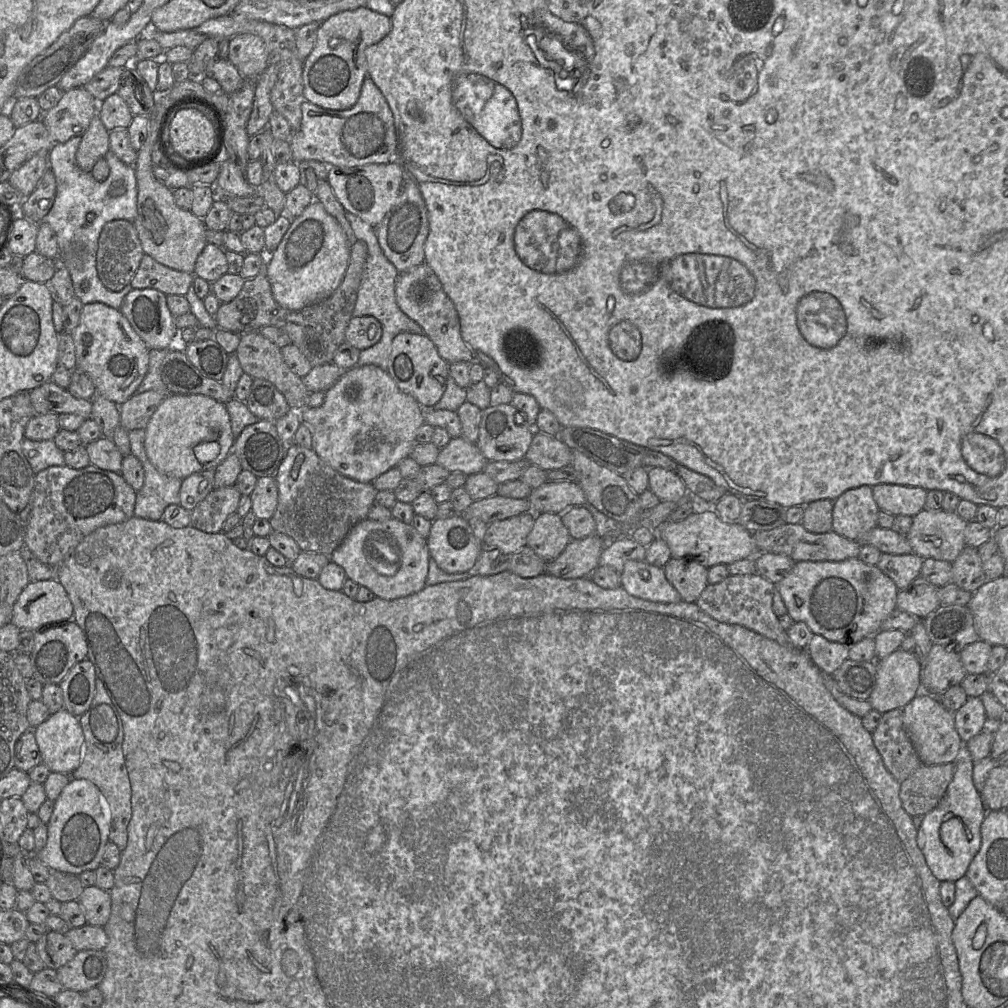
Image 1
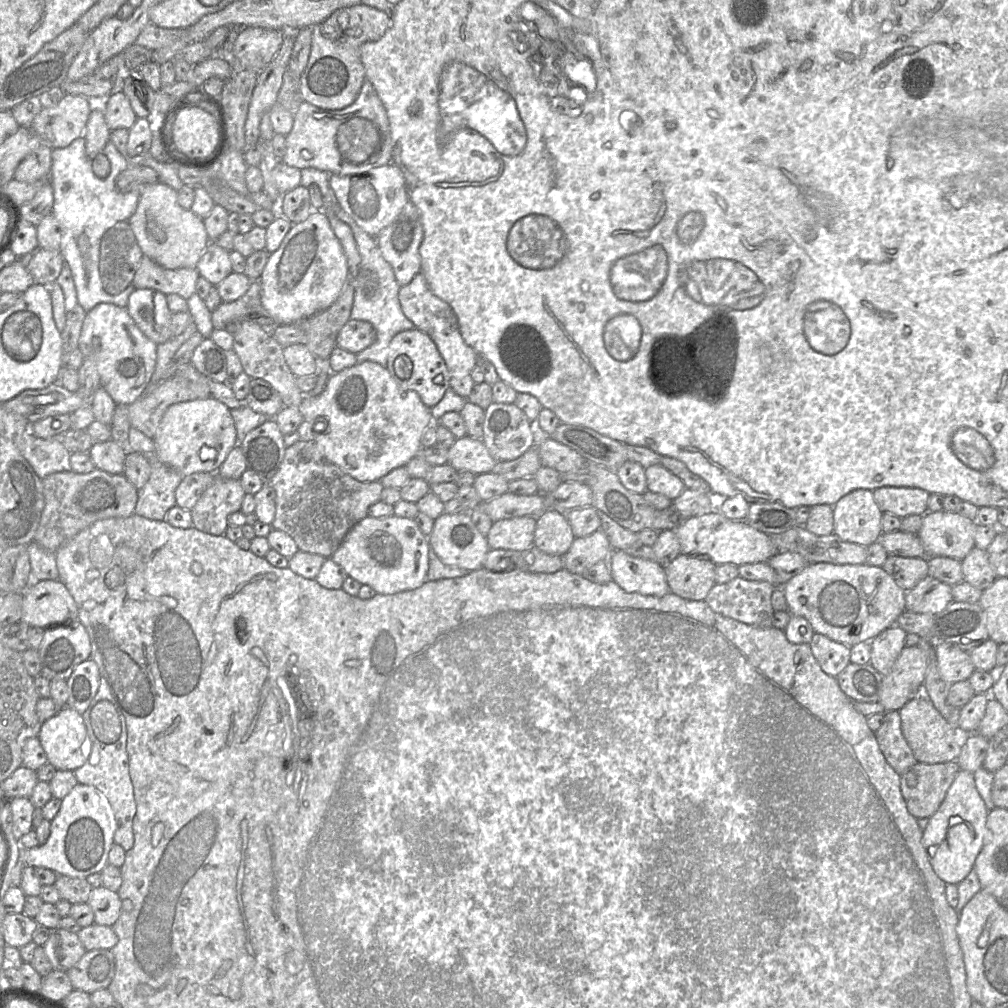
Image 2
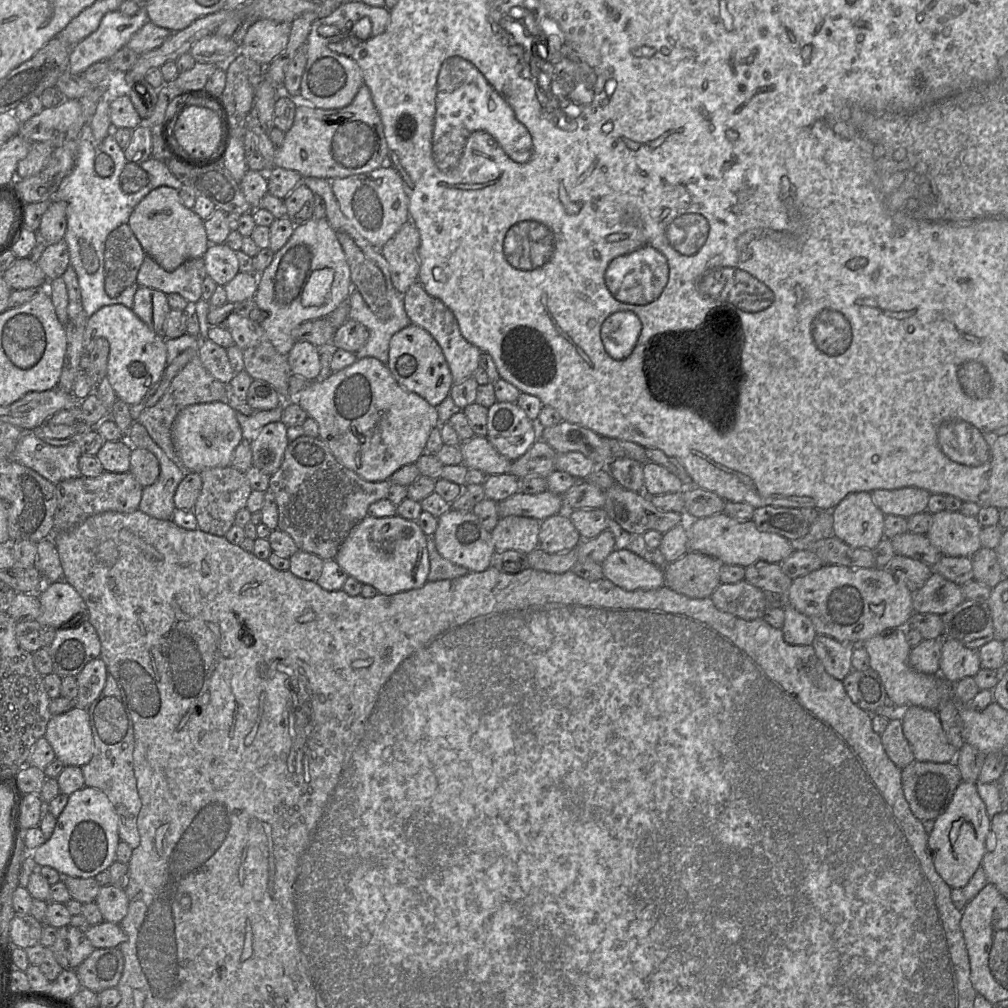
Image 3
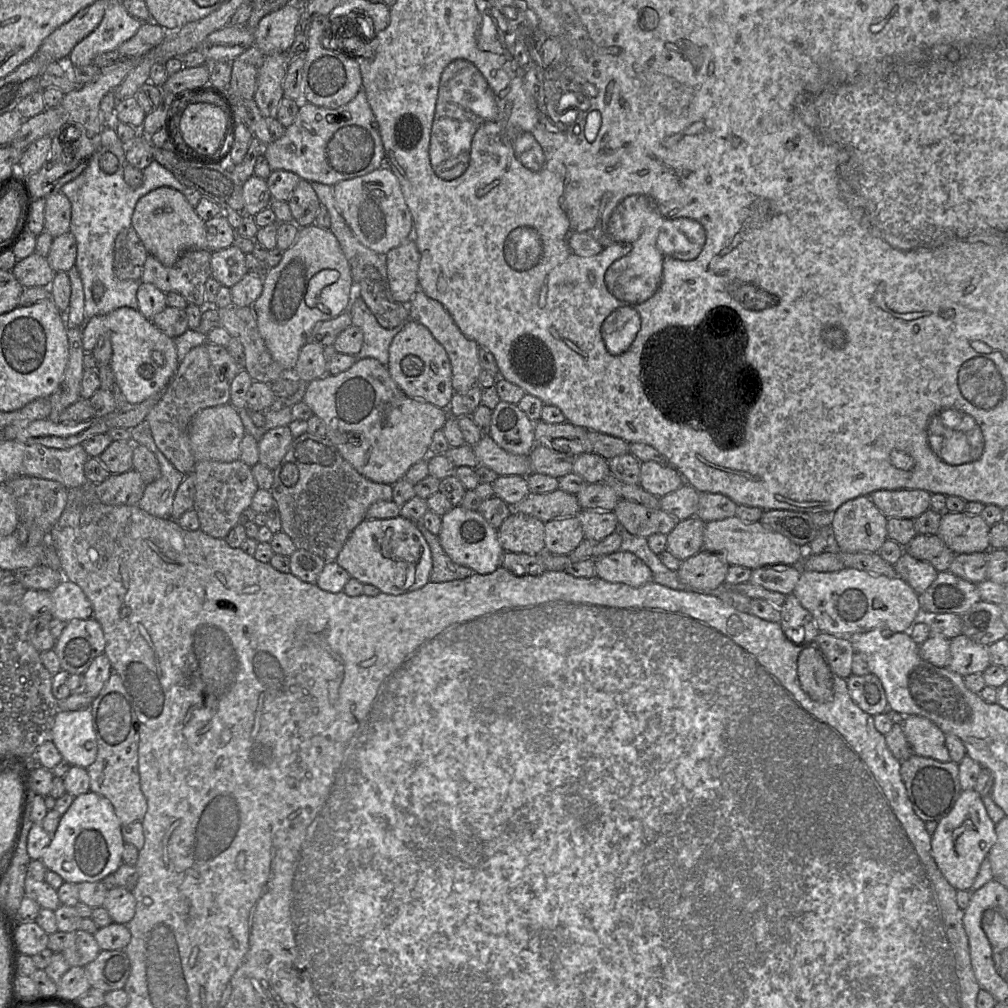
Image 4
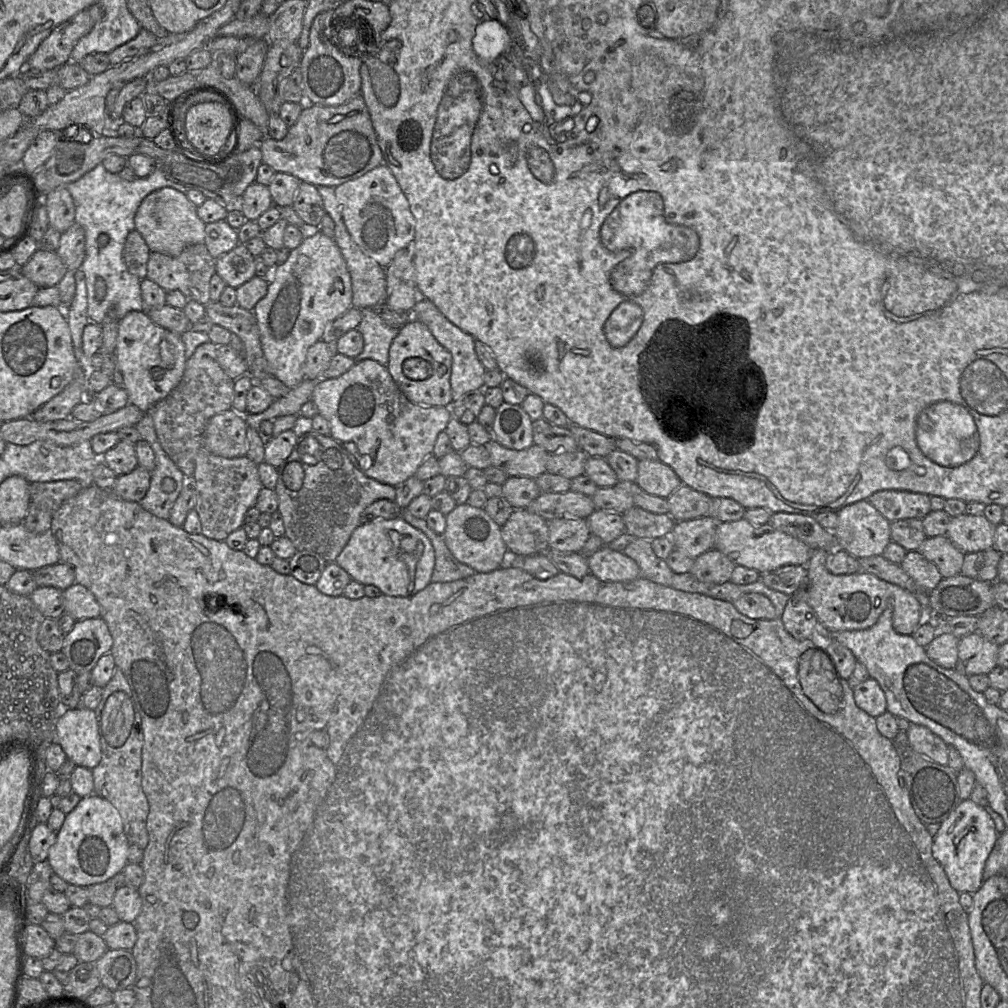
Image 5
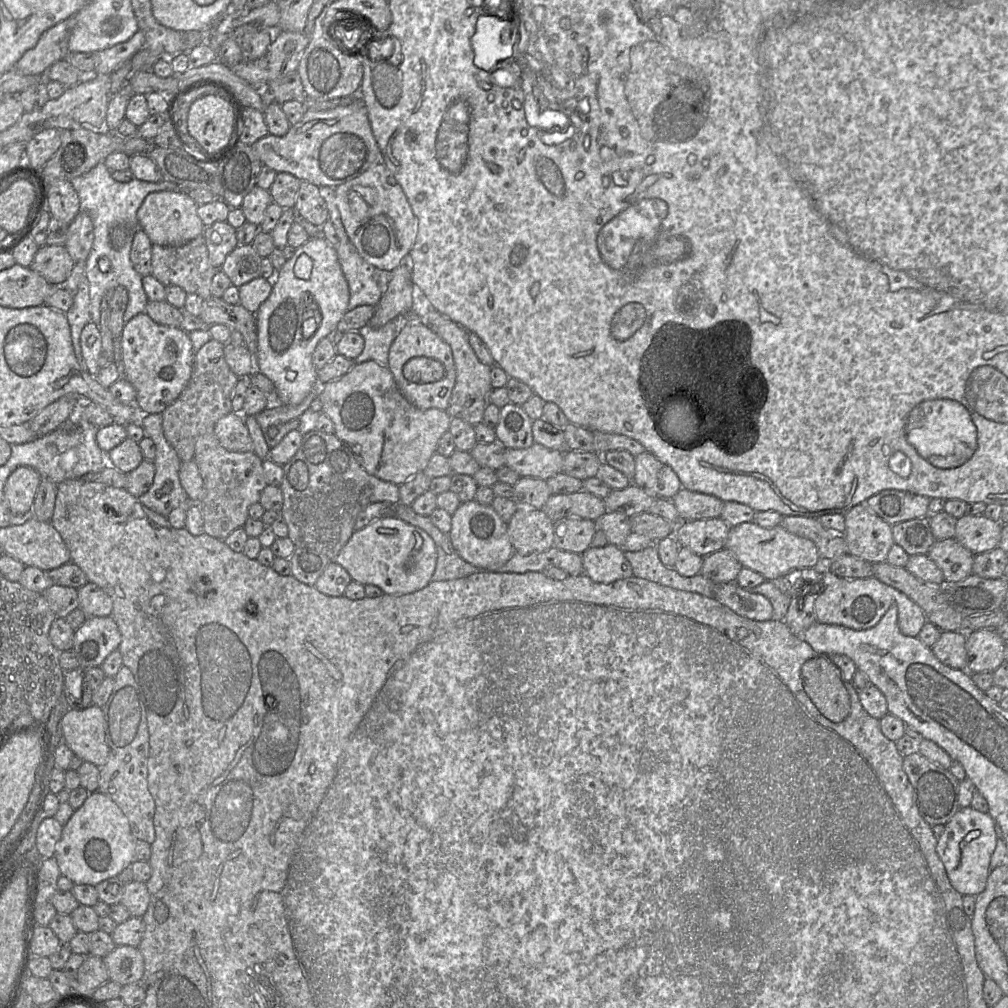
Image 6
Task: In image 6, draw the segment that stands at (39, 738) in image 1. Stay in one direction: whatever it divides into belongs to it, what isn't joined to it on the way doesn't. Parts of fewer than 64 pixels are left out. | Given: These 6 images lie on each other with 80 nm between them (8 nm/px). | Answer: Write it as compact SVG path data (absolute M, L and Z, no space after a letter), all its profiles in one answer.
M101 707L69 708L61 720L62 741L84 762L103 767L109 756Z

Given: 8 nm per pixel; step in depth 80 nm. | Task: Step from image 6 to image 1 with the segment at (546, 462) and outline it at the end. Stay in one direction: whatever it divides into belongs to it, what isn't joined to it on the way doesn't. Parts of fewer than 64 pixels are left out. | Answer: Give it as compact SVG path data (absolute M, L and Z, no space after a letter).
M463 437L452 438L440 449L436 464L449 472L461 471L465 475L482 472L487 459L483 456L475 443Z

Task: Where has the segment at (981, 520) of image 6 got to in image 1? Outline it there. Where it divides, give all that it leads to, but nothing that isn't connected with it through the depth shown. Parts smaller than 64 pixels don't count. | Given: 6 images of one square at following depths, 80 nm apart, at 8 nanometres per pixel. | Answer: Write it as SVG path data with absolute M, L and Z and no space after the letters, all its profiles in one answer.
M924 508L913 516L912 526L906 538L912 548L912 553L923 558L932 558L952 563L965 548L964 531L968 522L956 512L944 510L929 510Z

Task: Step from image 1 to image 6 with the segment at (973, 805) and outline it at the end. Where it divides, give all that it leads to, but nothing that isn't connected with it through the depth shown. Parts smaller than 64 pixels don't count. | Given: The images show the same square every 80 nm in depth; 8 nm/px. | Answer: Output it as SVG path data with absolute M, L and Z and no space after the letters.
M971 806L960 808L945 824L945 830L937 841L937 853L945 866L950 883L963 896L976 896L986 888L991 856L997 840L993 818Z

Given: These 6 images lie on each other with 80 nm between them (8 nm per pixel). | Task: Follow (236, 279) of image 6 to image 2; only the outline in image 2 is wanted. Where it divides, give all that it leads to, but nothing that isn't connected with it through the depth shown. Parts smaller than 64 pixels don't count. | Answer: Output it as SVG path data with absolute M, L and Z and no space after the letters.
M210 242L196 265L199 275L214 286L219 284L233 272L229 253L230 251Z

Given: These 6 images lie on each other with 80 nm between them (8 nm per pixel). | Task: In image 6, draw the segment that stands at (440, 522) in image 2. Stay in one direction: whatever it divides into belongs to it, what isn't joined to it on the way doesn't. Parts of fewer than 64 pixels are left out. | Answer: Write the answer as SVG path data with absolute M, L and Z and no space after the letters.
M476 500L462 502L452 514L449 537L454 549L466 562L478 568L497 569L515 553L508 535L508 525L491 505L482 505Z

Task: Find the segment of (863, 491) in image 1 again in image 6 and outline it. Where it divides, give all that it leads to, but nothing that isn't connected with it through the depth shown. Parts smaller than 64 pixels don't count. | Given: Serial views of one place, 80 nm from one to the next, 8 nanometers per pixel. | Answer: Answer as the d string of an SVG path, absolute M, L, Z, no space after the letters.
M865 503L844 514L845 531L841 534L848 554L869 563L885 562L894 544L892 526L877 516Z

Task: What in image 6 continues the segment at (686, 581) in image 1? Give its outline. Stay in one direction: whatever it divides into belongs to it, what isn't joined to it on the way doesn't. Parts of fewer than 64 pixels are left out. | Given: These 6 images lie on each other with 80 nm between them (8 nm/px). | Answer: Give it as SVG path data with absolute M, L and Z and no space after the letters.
M722 549L703 557L700 574L715 584L736 582L742 564L728 549Z

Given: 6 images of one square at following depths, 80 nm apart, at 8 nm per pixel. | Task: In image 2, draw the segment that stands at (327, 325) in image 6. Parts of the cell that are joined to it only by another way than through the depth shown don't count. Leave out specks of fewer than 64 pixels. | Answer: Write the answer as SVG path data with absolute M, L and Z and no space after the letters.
M312 210L309 217L292 224L279 248L270 253L259 278L261 302L275 325L293 324L331 306L349 279L343 248L323 210Z

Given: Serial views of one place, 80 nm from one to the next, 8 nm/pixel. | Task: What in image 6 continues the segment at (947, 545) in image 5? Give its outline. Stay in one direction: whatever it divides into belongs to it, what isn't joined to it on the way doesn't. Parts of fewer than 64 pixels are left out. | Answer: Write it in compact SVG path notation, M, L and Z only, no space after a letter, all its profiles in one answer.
M955 538L936 540L927 556L940 568L945 582L958 582L972 574L974 554Z

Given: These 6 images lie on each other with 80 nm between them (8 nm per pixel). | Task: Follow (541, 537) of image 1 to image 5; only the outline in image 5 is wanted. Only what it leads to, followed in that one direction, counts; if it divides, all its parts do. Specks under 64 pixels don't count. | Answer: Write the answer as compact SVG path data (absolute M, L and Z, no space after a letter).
M563 517L548 521L549 550L580 552L591 531L586 518Z

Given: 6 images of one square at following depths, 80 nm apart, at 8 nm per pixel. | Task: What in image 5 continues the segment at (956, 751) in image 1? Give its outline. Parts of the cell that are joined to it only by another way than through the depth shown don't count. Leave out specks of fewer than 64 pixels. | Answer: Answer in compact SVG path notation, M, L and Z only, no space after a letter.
M911 723L906 731L910 750L938 764L948 764L948 745L928 728Z

